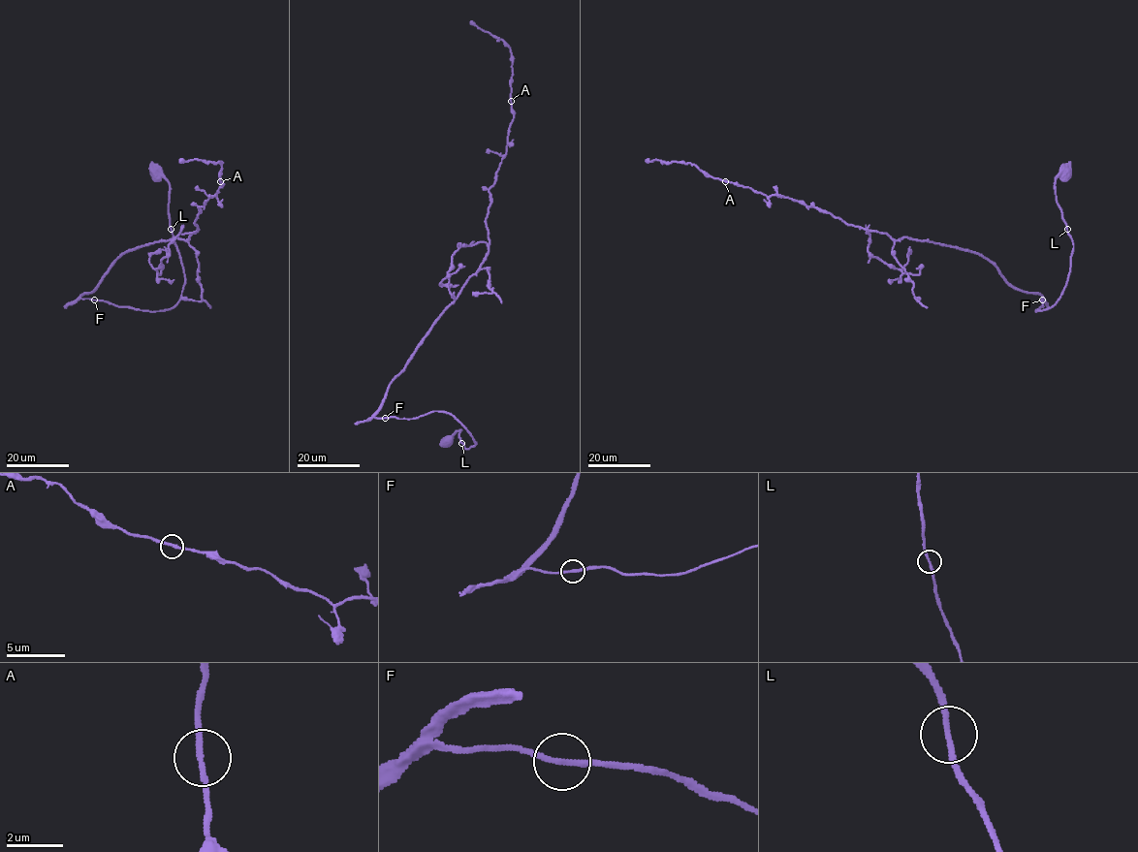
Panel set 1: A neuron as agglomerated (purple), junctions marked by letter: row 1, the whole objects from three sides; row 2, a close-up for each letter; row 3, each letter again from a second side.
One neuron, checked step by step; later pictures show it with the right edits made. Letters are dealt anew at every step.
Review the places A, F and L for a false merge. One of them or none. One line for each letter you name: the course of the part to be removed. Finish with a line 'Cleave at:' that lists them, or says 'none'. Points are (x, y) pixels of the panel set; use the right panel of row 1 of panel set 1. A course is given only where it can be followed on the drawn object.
Cleave at: none

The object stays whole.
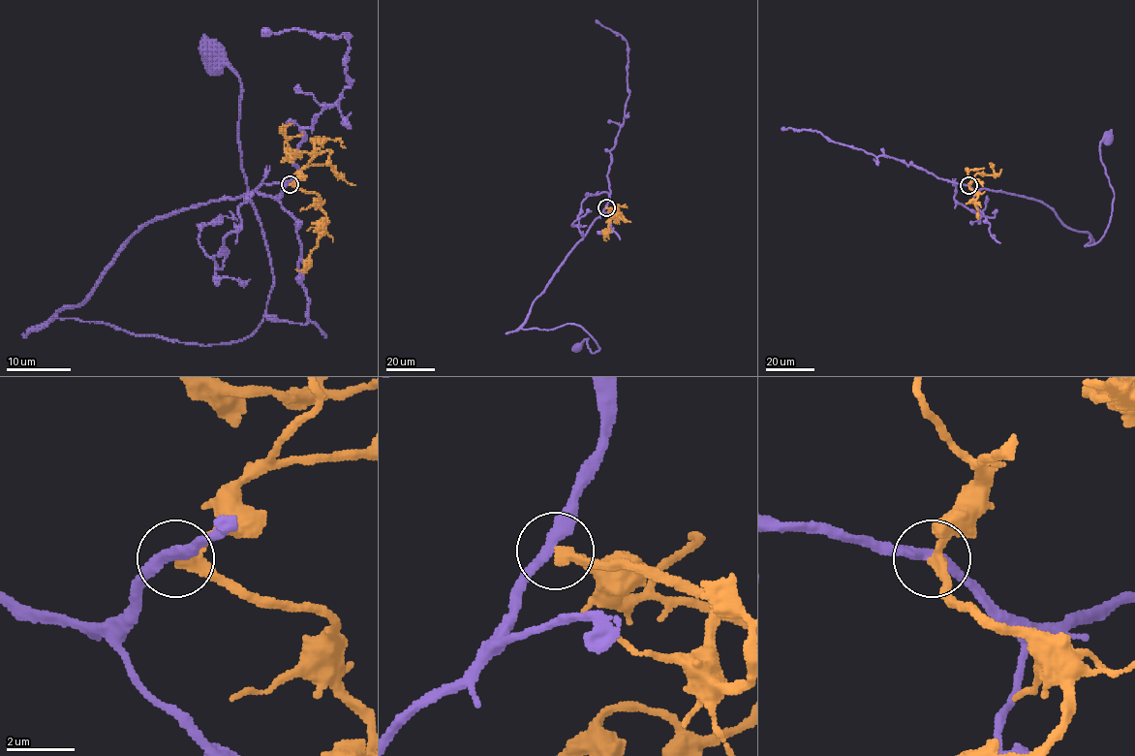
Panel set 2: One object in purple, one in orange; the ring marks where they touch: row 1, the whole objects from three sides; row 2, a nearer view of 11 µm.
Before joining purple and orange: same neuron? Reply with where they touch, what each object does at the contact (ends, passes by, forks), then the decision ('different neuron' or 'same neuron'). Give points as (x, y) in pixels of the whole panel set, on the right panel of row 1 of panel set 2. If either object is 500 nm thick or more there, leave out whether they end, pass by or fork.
(968, 185) | purple passes by | orange passes by | different neuron

